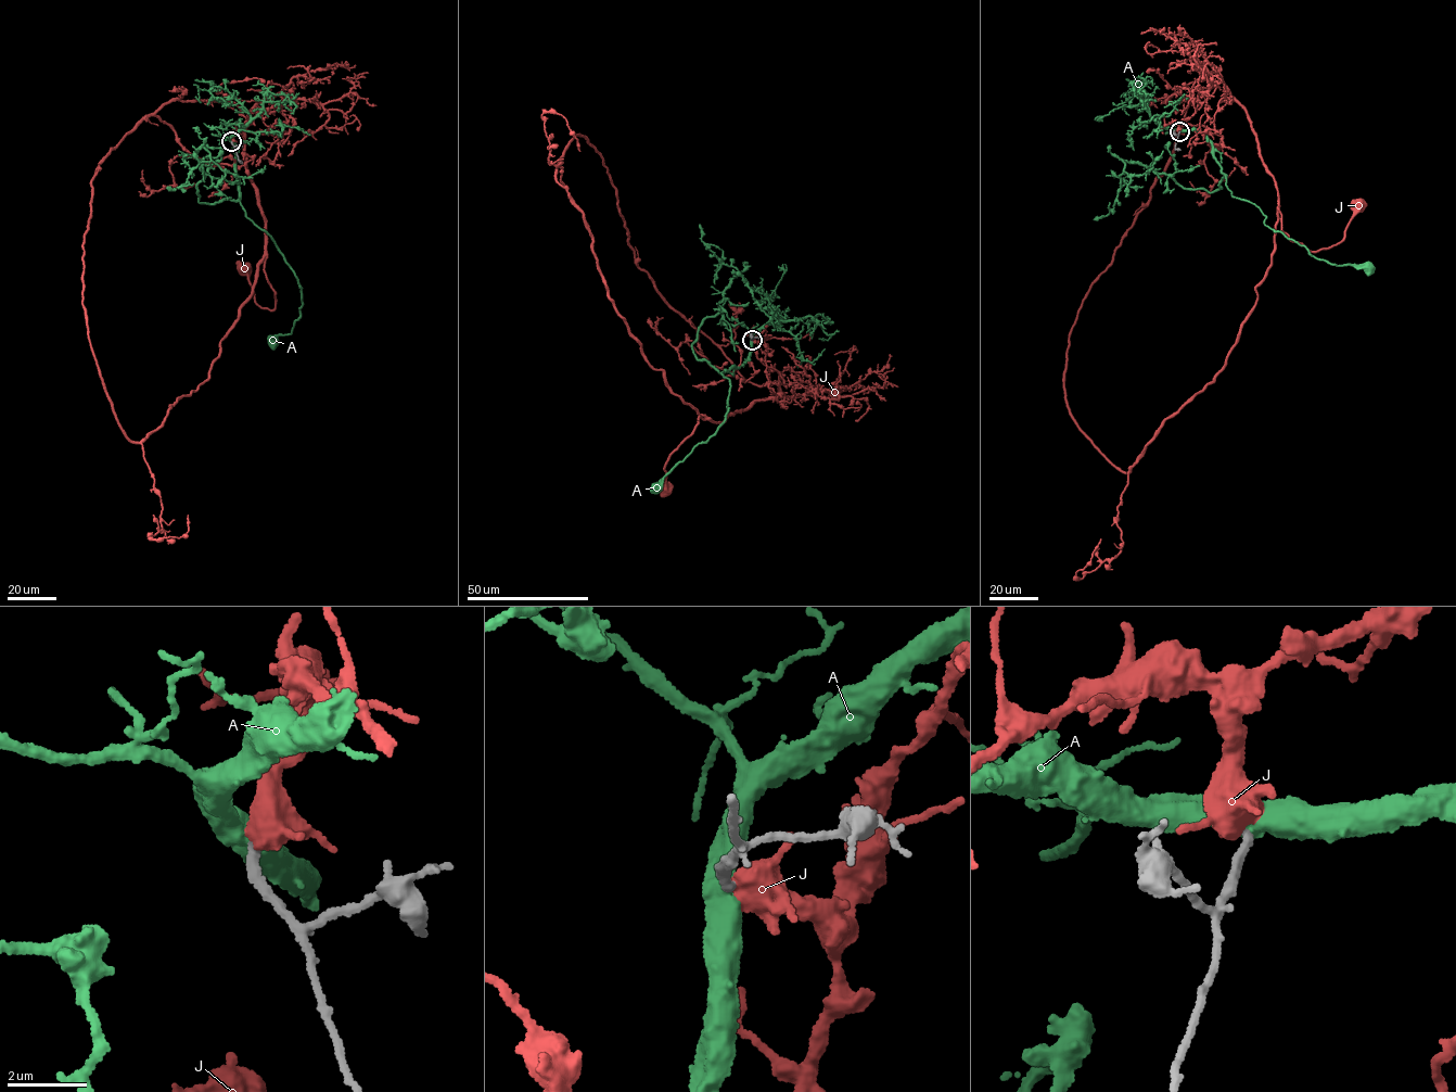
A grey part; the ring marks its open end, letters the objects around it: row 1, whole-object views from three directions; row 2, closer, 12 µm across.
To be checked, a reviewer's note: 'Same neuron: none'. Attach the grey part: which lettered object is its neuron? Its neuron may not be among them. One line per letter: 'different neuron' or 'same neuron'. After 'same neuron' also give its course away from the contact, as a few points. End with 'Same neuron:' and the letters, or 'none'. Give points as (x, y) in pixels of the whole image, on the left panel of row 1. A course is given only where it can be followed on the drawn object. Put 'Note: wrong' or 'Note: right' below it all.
A: different neuron
J: different neuron
Same neuron: none
Note: right

